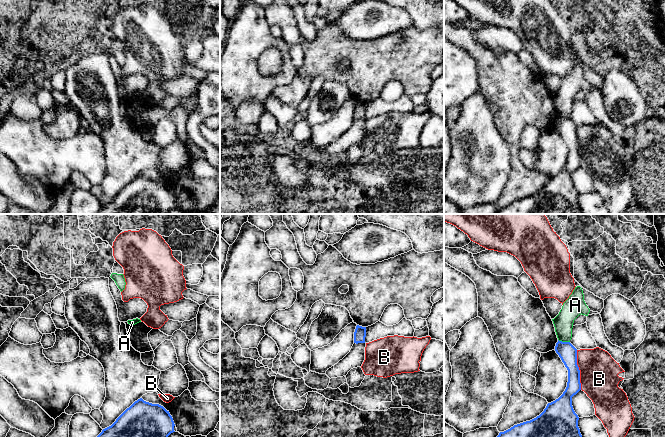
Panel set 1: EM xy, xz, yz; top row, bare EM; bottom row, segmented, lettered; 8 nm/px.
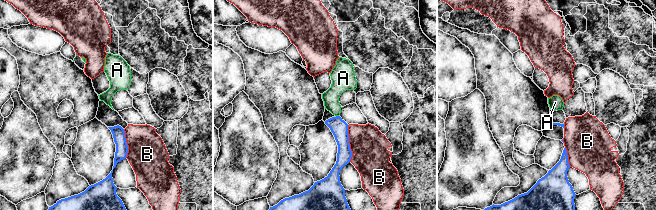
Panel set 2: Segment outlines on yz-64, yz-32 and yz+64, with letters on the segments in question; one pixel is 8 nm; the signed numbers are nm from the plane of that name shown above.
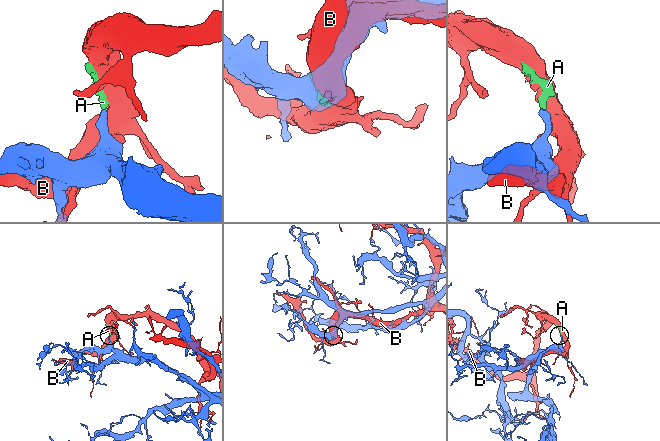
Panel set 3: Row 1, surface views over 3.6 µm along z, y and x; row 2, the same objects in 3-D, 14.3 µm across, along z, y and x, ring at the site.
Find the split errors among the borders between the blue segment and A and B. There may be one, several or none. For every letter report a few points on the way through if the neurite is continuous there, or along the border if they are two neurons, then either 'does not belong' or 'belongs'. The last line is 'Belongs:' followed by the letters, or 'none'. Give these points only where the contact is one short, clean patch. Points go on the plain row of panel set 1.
A: along yz (558, 115), (569, 118) | does not belong
B: does not belong
Belongs: none

